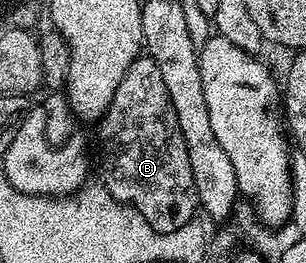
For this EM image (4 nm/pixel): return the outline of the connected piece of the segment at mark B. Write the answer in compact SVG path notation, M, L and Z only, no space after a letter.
M140 54L131 63L125 78L121 78L121 86L117 86L117 94L113 94L105 114L97 121L97 128L99 152L103 155L99 160L103 167L101 180L119 204L128 204L137 210L137 214L158 232L172 232L196 219L200 211L199 195L193 182L193 170L189 167L189 150L185 150L185 138L181 138L181 126L177 126L177 113L173 111L173 102L169 102L169 90L165 90L161 70L157 70L153 58Z

